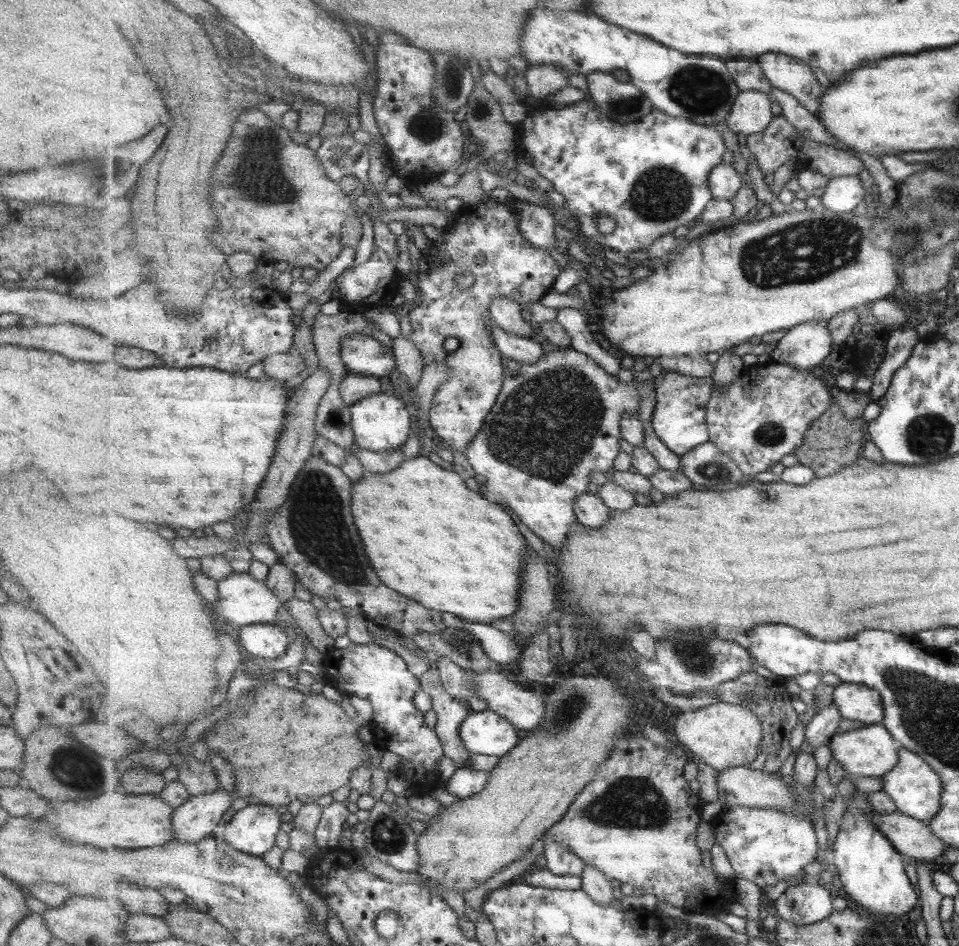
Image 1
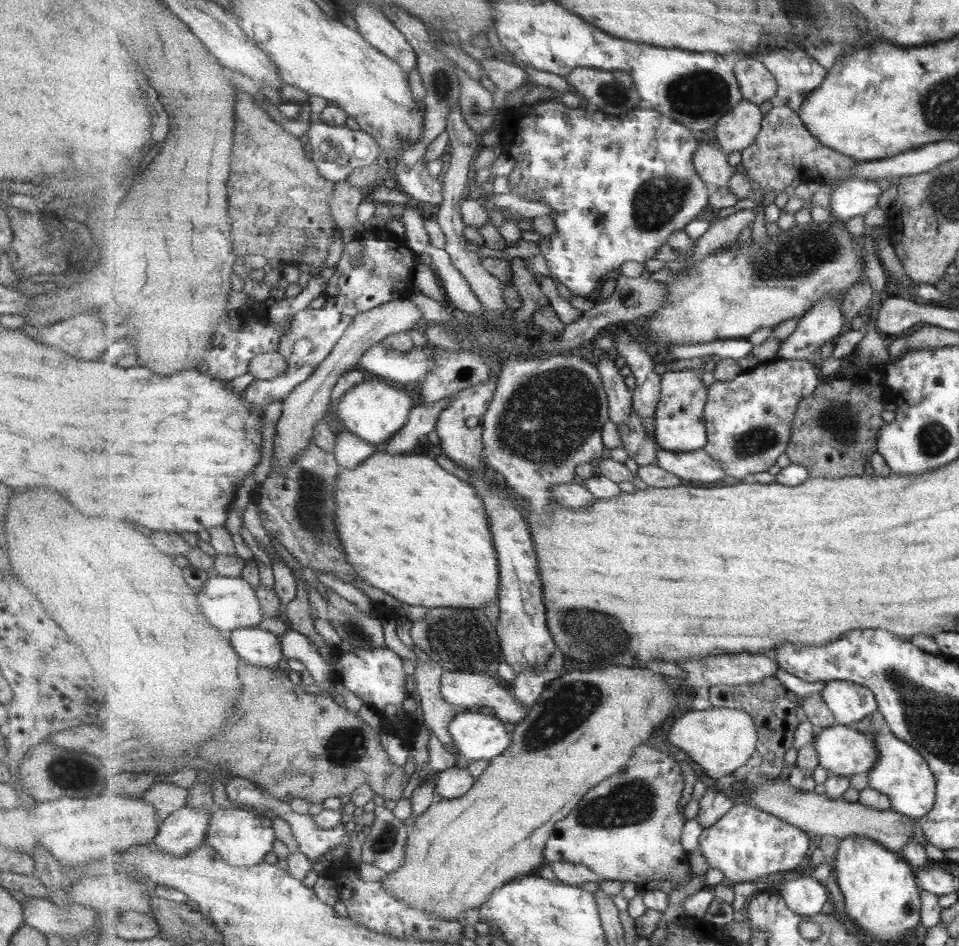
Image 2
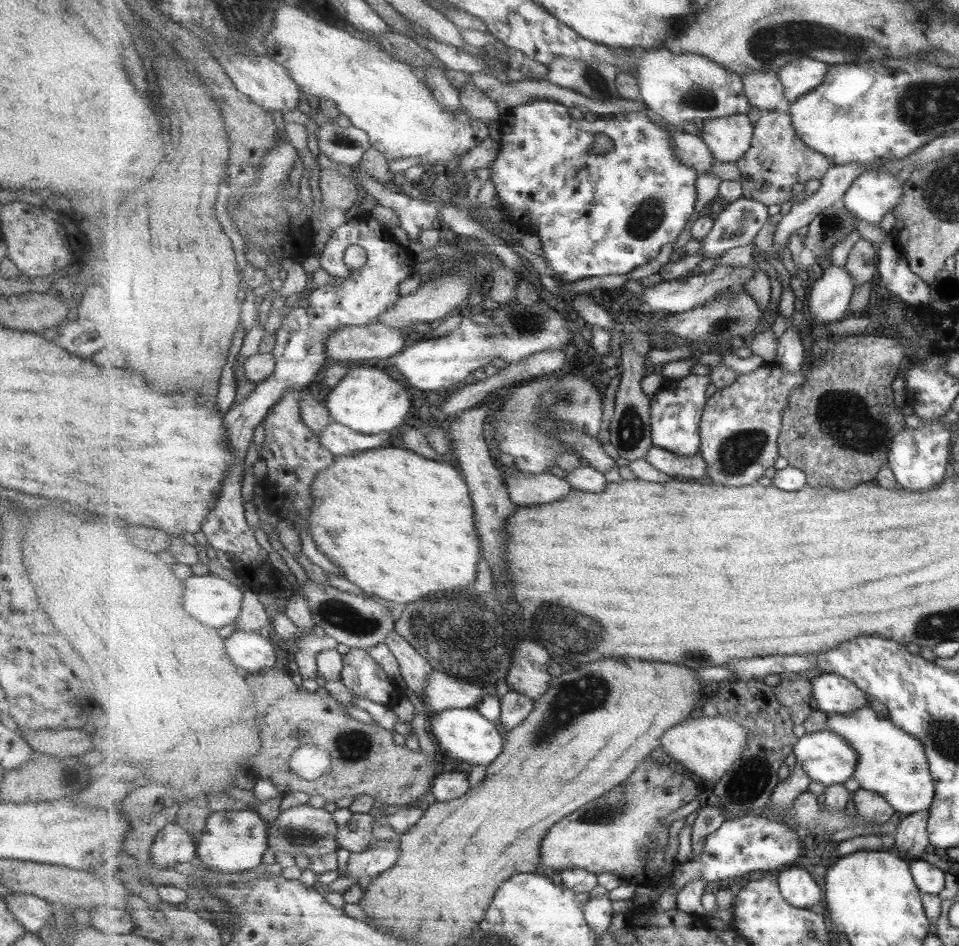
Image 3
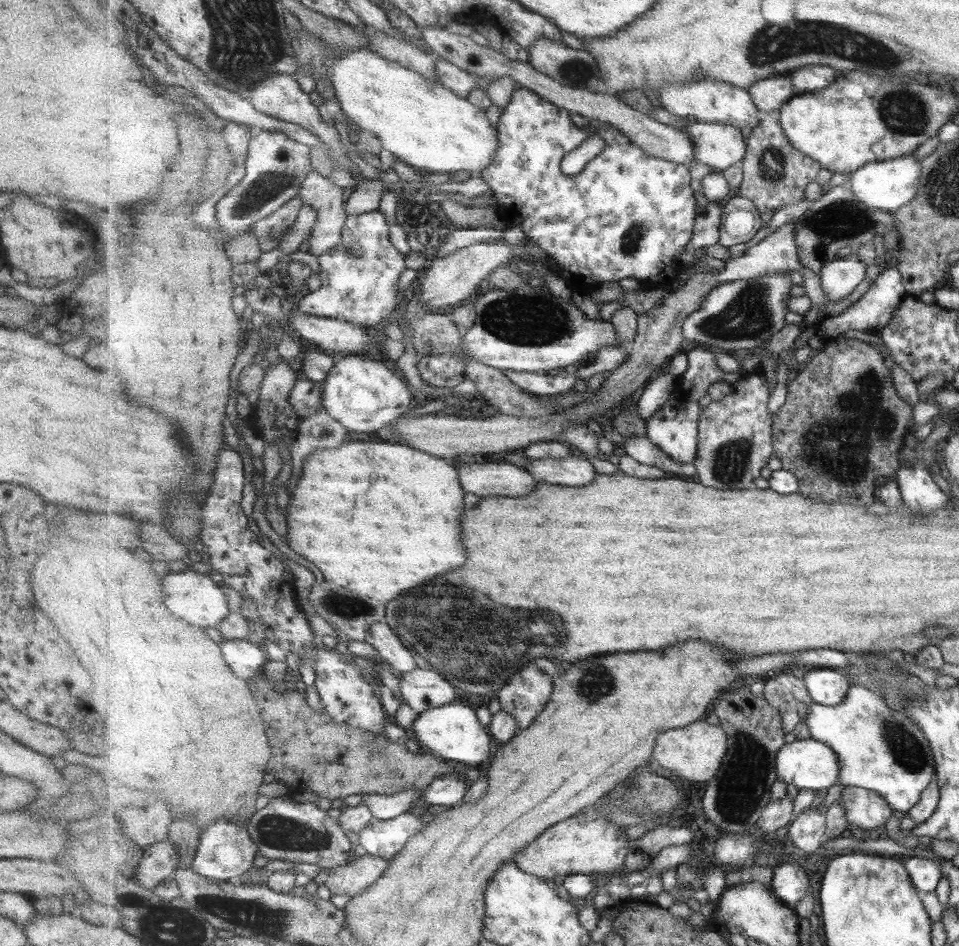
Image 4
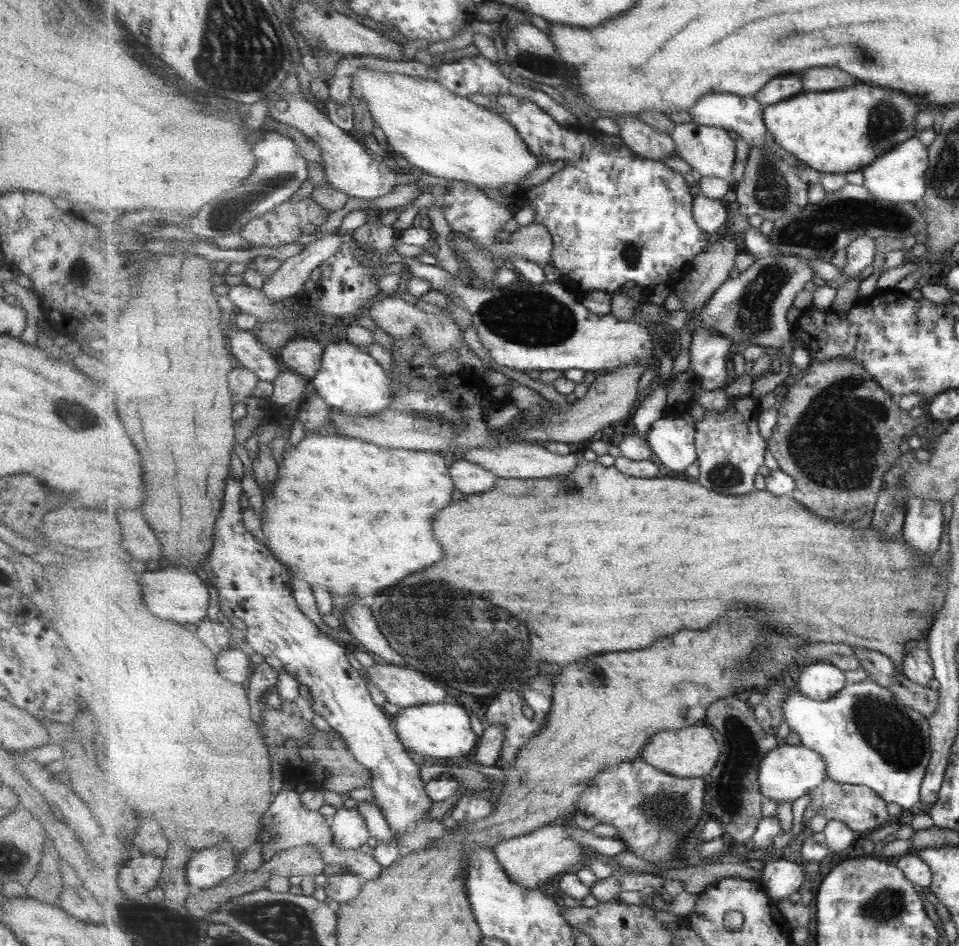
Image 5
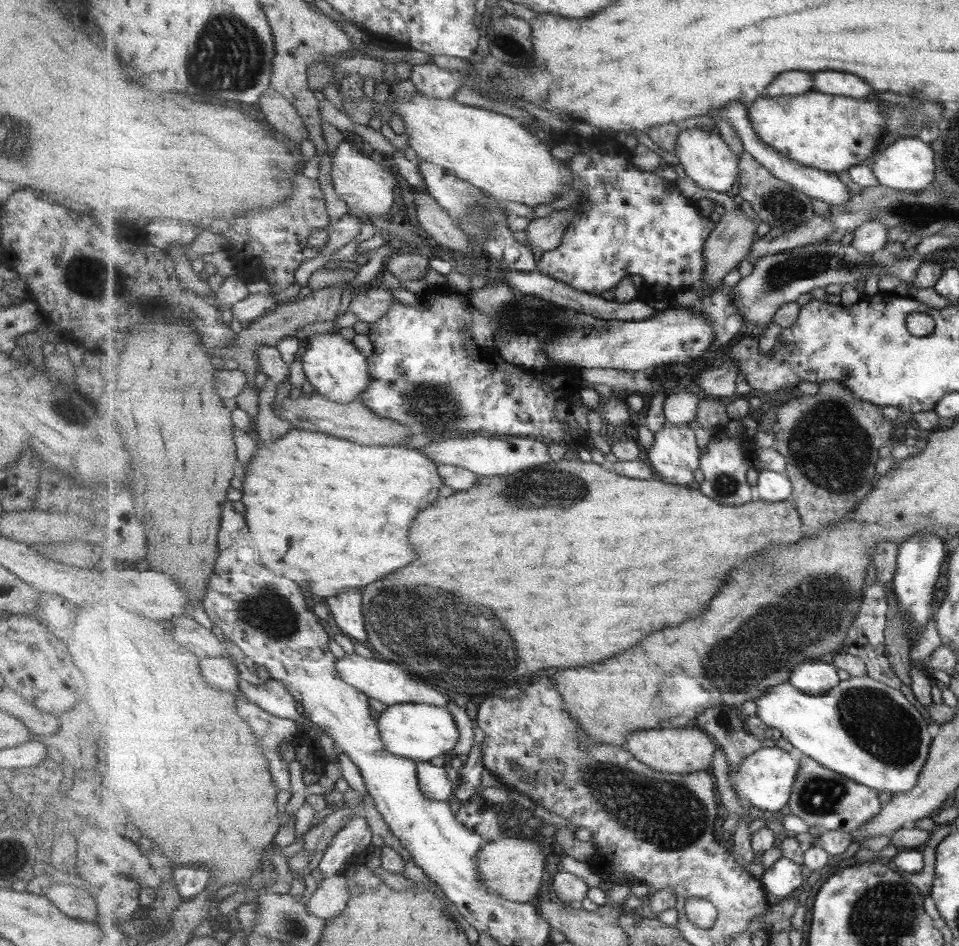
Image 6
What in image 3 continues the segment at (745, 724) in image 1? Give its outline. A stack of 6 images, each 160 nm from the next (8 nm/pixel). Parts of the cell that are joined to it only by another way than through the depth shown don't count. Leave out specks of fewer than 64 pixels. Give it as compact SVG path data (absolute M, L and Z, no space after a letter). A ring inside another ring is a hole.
M719 716L719 718L688 719L662 736L662 749L673 759L672 764L682 764L688 771L692 771L701 780L719 780L735 760L743 756L747 746L747 732L737 722Z

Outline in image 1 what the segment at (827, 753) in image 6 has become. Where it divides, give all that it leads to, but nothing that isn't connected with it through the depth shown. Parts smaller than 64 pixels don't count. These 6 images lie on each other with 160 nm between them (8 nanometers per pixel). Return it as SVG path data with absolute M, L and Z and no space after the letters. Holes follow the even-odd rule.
M901 747L900 762L887 775L880 776L879 781L880 790L885 791L895 801L898 810L907 816L926 822L939 810L941 794L939 775L933 772L932 767L923 758L909 752L908 749Z

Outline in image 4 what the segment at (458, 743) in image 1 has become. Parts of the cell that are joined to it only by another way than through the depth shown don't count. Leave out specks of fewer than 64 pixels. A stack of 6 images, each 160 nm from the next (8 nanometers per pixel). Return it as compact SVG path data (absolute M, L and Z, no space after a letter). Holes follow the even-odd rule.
M386 621L371 624L366 642L377 650L397 675L419 669L414 655L401 643Z

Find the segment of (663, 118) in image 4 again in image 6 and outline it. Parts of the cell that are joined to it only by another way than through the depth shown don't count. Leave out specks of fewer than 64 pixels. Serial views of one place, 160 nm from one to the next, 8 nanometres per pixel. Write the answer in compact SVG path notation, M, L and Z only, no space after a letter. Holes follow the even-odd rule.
M682 128L677 140L676 155L686 175L693 179L701 189L725 193L735 186L737 180L740 180L738 155L733 152L720 134L712 134L708 128Z

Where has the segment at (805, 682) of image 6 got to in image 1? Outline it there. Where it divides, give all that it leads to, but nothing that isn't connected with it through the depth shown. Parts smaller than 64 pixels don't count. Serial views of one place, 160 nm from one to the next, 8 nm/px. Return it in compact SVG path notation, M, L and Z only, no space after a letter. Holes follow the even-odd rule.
M841 683L836 686L834 704L847 720L860 720L868 725L879 725L884 722L882 694L863 684Z

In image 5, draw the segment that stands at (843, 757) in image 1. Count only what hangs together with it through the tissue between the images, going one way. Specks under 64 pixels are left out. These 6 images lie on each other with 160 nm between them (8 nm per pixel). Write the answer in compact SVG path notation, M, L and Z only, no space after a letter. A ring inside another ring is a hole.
M784 744L771 750L758 768L758 781L760 791L766 798L772 798L777 802L793 802L801 796L805 796L813 787L824 783L828 775L828 764L821 754L805 747Z

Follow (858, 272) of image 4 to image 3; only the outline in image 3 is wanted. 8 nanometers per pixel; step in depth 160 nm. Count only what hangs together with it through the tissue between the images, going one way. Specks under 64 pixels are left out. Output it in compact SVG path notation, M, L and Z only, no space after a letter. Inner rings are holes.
M832 263L819 270L817 278L812 281L810 297L806 302L805 312L809 315L810 323L819 324L829 321L838 321L851 315L849 304L855 294L855 278L849 274L845 267L839 267Z

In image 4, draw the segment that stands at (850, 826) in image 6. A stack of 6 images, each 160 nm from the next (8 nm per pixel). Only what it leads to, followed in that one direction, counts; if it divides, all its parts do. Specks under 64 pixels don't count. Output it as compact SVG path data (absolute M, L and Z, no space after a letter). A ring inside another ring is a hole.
M845 787L840 794L850 824L861 829L873 830L891 818L895 813L887 798L878 792L859 787Z

